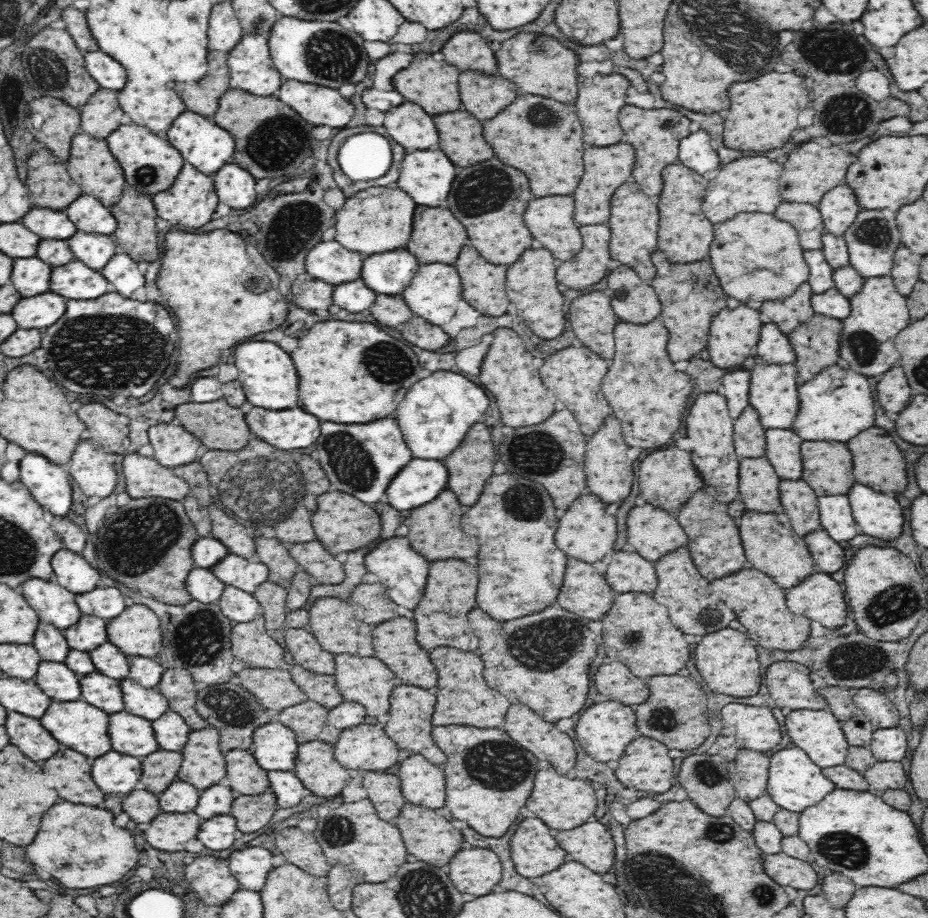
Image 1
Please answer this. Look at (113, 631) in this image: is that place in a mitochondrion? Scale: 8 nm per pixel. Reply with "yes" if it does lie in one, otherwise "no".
no

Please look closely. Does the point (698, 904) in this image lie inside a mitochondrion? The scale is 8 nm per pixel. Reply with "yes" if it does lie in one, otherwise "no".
yes

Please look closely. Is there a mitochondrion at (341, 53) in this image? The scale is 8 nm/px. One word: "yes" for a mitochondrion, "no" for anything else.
yes

